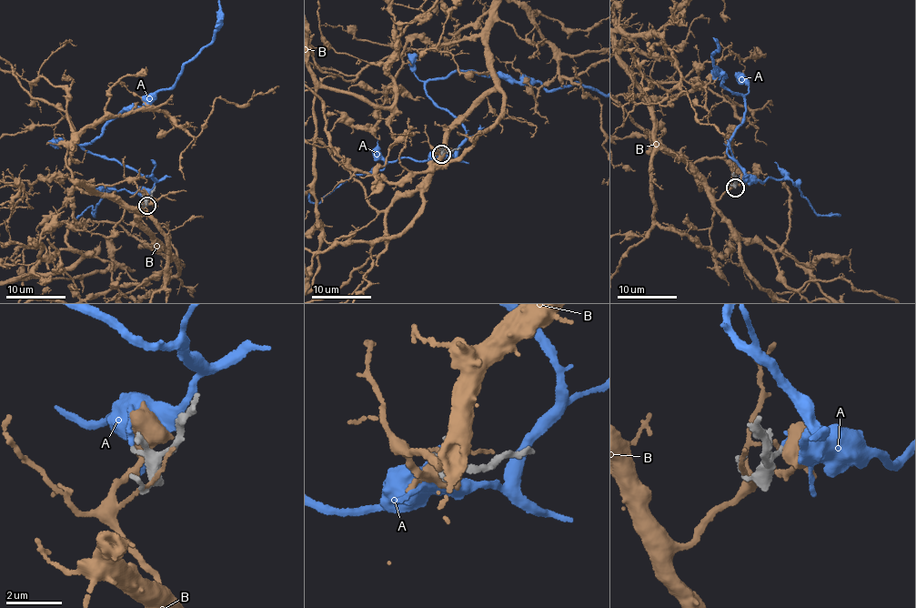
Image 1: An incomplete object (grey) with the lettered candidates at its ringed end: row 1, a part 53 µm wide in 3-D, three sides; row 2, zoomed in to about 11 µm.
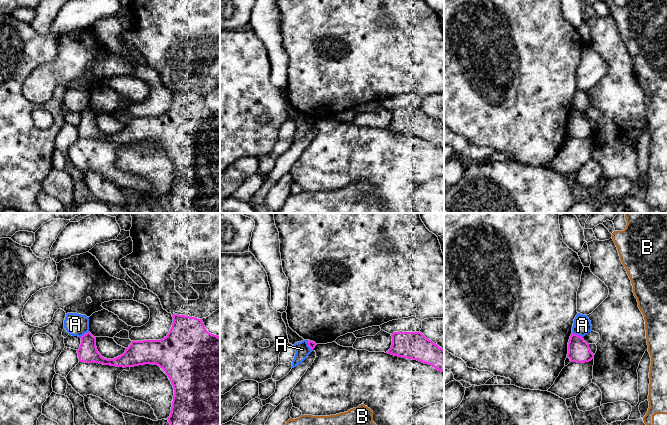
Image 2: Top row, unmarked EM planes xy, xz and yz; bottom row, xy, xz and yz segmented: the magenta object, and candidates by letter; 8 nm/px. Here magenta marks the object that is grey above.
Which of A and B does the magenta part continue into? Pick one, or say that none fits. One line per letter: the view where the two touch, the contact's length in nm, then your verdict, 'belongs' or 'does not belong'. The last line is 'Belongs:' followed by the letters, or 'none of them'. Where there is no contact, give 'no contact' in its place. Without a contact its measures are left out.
A: yz | 100 nm | does not belong
B: no contact | does not belong
Belongs: none of them

